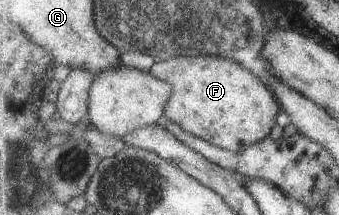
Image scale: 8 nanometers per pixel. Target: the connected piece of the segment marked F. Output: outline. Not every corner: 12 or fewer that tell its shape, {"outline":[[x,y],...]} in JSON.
{"outline":[[173,56],[165,116],[242,153],[266,139],[274,91],[228,56]]}

